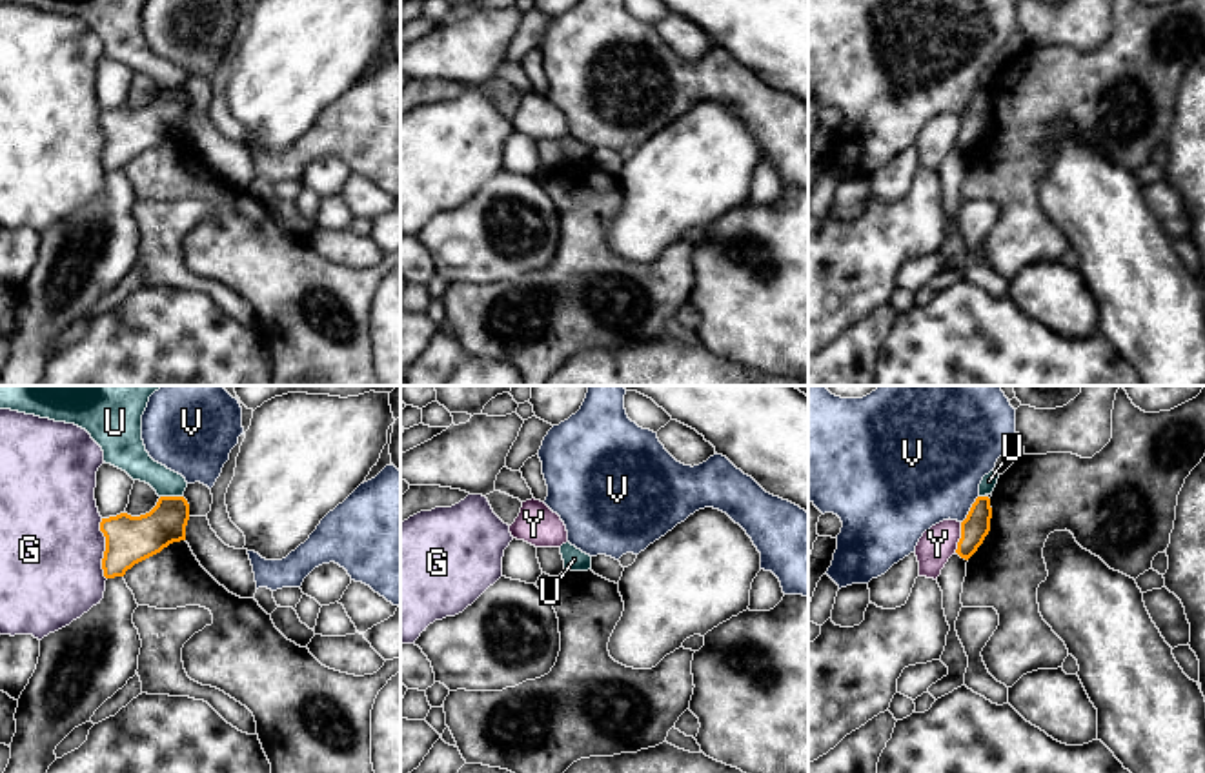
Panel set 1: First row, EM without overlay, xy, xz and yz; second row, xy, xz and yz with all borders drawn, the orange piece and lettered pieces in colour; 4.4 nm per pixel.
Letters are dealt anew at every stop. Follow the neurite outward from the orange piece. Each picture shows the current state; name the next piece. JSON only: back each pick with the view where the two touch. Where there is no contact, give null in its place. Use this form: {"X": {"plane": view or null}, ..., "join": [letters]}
{"join": []}

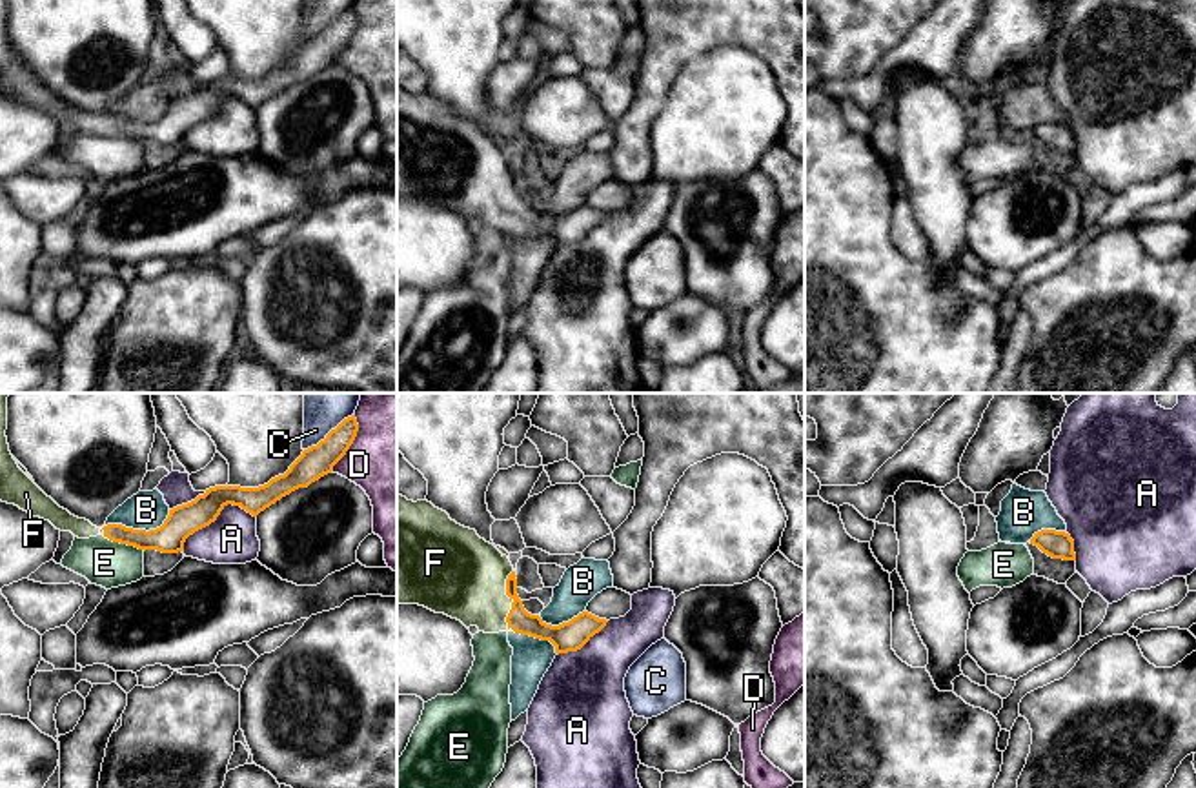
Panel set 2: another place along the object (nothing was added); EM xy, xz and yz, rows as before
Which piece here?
{"F": {"plane": "xz"}, "join": ["F"]}

